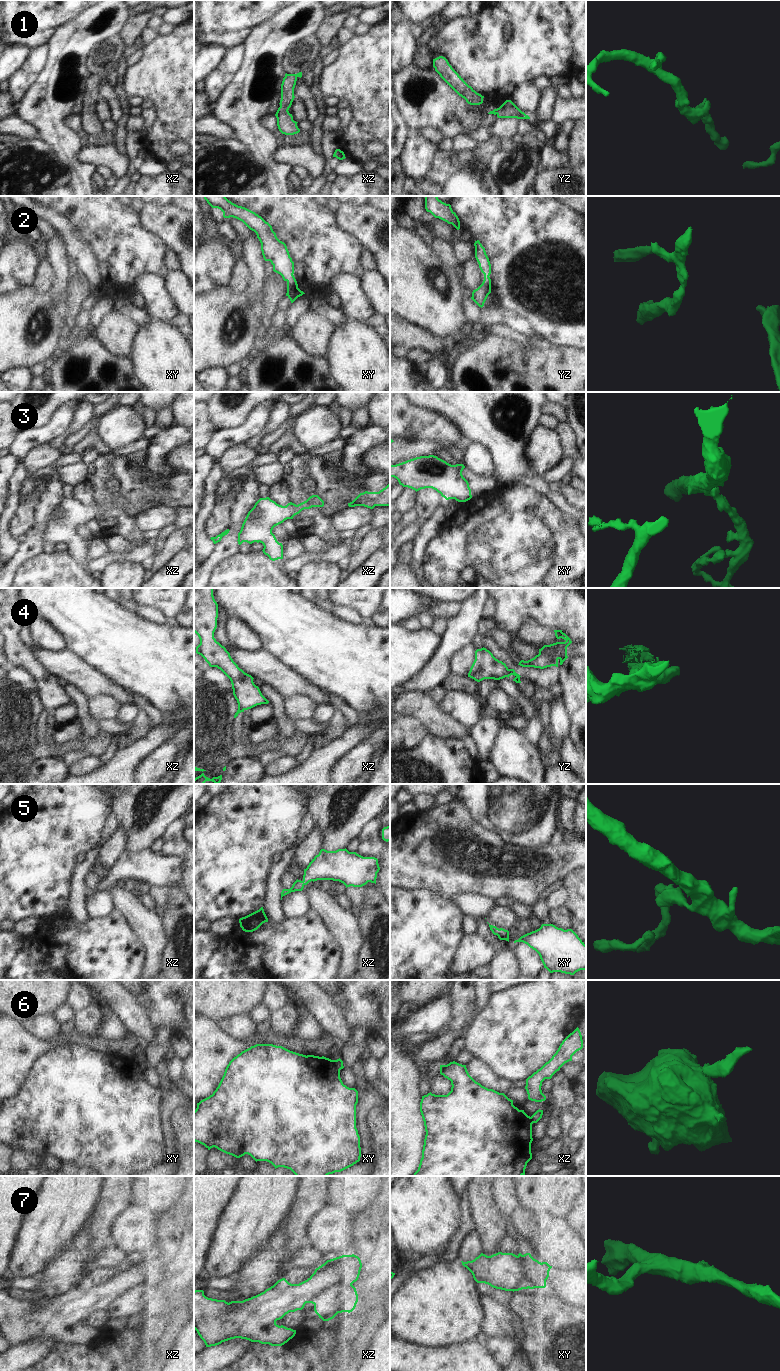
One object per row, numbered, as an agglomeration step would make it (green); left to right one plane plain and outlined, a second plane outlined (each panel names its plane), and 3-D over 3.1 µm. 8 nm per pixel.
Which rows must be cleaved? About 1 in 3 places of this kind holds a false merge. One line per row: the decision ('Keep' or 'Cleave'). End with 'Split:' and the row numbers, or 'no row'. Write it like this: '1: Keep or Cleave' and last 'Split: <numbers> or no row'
1: Keep
2: Keep
3: Keep
4: Cleave
5: Keep
6: Cleave
7: Cleave
Split: 4, 6, 7

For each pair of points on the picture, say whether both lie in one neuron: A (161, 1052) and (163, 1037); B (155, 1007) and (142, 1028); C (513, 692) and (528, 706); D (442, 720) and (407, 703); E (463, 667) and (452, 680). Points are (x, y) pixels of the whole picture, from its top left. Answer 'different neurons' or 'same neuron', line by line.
A: same neuron
B: different neurons
C: same neuron
D: same neuron
E: different neurons

